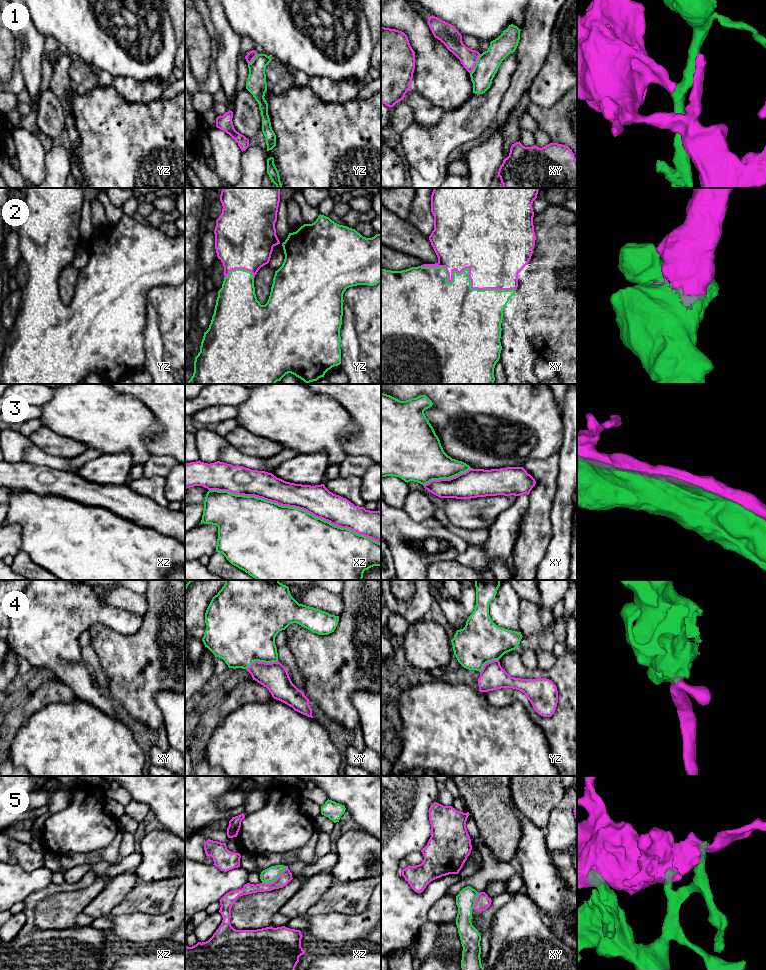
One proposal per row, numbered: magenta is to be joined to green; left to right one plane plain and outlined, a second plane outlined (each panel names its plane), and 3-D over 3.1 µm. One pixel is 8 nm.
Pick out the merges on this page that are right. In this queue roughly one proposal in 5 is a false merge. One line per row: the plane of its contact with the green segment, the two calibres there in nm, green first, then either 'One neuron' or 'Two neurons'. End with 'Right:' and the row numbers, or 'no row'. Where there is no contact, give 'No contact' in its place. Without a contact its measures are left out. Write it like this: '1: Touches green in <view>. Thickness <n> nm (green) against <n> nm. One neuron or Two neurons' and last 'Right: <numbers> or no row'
1: Touches green in xy. Thickness 180 nm (green) against 140 nm. Two neurons
2: Touches green in xy. Thickness 280 nm (green) against 500 nm. One neuron
3: Touches green in xz. Thickness 500 nm (green) against 240 nm. One neuron
4: Touches green in xy. Thickness 460 nm (green) against 220 nm. One neuron
5: Touches green in xz. Thickness 120 nm (green) against 90 nm. Two neurons
Right: 2, 3, 4

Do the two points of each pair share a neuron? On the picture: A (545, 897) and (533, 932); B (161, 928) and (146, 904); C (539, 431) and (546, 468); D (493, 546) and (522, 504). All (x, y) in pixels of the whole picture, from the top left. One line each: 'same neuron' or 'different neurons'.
A: different neurons
B: different neurons
C: different neurons
D: same neuron

